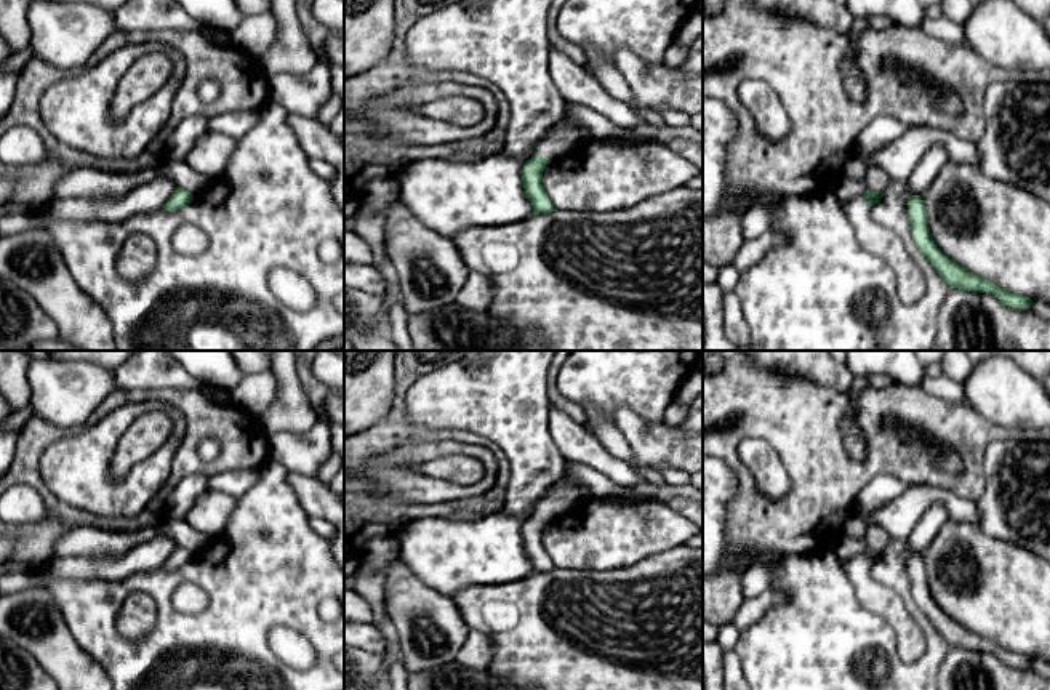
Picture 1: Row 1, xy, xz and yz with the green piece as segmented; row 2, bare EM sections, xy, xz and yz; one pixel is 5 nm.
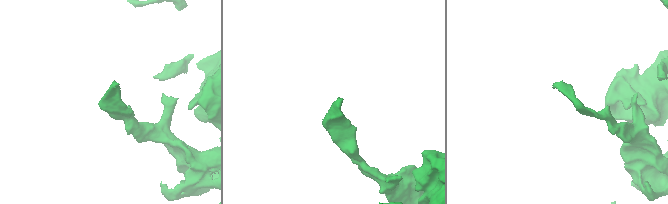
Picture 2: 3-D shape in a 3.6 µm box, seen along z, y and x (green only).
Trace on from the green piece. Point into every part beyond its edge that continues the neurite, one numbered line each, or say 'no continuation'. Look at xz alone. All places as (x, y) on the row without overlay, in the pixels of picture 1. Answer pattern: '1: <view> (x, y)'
1: xz (561, 497)

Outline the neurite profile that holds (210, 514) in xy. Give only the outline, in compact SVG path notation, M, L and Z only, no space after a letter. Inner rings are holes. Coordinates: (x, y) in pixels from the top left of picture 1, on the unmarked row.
M208 490L194 503L184 520L194 530L216 538L224 533L230 514L237 507L237 501L238 498L224 491Z

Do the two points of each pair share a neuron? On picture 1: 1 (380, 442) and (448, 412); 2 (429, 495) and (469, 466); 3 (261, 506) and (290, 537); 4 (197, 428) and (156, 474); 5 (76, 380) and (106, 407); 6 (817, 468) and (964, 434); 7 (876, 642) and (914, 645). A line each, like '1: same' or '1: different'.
1: different
2: different
3: same
4: different
5: different
6: same
7: different

